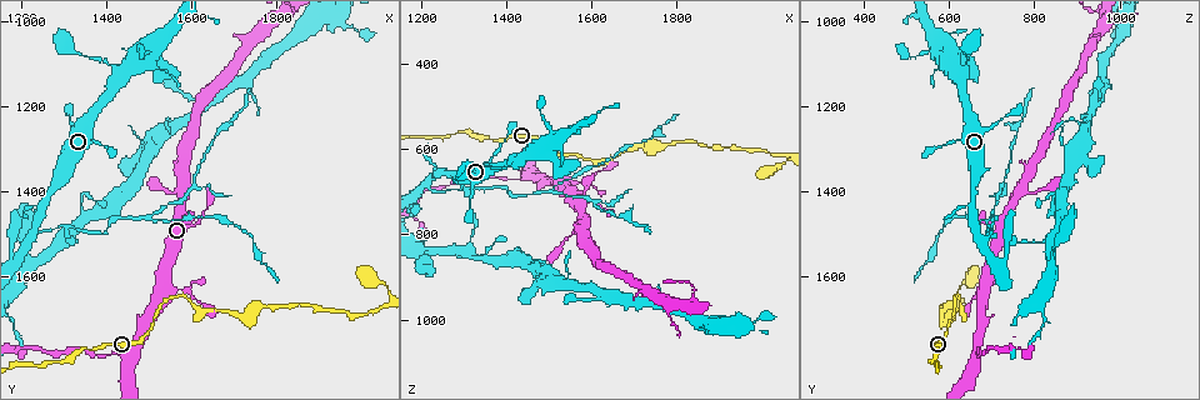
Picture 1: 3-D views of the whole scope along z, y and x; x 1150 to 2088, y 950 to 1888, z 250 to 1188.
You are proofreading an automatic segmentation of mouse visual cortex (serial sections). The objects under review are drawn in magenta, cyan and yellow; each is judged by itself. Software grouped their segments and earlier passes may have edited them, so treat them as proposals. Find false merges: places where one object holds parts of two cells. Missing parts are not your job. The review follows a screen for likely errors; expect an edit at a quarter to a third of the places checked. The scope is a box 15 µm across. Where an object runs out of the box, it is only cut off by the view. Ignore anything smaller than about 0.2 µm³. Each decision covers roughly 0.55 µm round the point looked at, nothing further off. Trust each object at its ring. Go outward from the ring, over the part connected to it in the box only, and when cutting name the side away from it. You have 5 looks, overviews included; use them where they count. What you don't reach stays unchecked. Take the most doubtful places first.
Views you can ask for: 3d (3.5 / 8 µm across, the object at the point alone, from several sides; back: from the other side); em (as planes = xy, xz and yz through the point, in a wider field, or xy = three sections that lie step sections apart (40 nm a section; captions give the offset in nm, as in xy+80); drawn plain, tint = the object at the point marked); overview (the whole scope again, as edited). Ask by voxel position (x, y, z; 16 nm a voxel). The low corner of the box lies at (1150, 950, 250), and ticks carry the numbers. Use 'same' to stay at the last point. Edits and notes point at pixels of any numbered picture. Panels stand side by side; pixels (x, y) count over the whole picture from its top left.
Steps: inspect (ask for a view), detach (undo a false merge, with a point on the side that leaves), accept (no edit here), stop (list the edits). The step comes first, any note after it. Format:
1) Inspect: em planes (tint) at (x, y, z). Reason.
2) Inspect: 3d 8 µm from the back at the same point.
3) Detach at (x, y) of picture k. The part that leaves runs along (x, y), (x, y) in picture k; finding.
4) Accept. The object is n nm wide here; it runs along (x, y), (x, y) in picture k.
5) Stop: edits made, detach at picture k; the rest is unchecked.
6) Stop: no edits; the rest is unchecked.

Inspect: 3d 8 µm from the back at (1455, 1785, 670). Branch point.

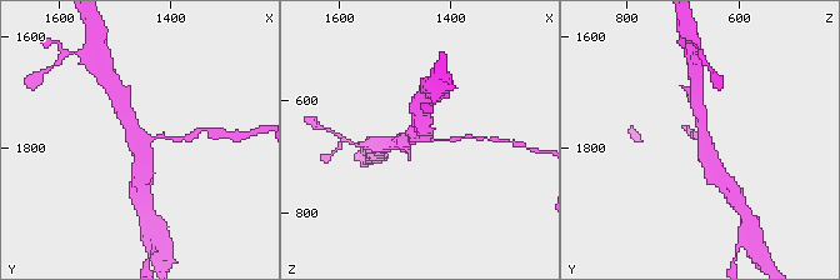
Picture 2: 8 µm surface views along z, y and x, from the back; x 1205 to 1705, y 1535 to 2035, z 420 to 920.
Inspect: 3d 3.5 µm at (1450, 1780, 660).

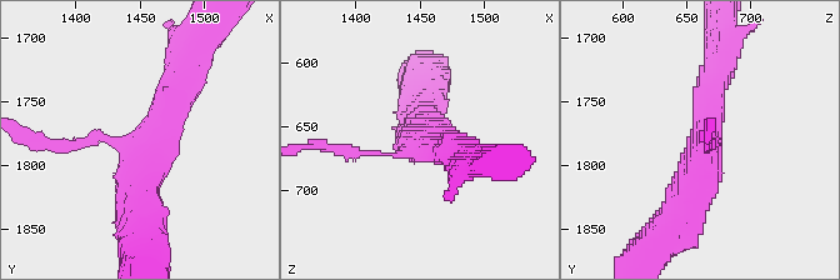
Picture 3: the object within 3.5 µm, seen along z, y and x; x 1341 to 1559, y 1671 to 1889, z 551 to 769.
Detach at (346, 151) of picture 3. 3 arms meet here; the part that leaves runs along (386, 154), (356, 154), (314, 144) in picture 3; a second cell is stuck on.

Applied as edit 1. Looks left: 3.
Inspect: 3d 3.5 µm at (1425, 1130, 625).

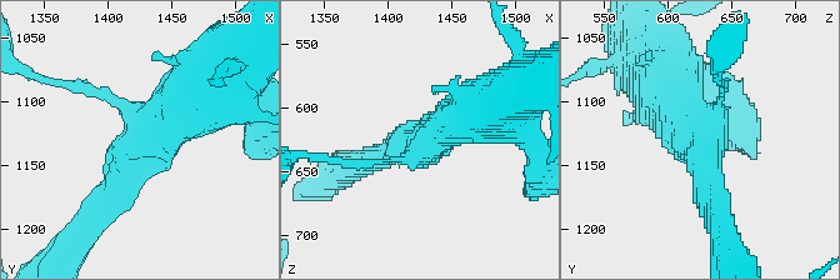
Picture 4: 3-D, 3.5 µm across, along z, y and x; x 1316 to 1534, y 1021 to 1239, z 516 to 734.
Inspect: em xy step 1 (tint) at (1430, 1132, 628). 3 arms meet here; the arms are 100, 350, 600 nm wide; need the tissue.

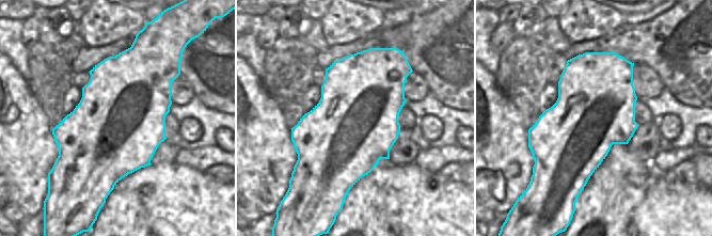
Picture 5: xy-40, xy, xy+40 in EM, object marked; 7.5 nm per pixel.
Accept. The object is 650 nm wide here; it runs along (100, 210), (128, 160), (204, 84) in picture 4; one cell here.

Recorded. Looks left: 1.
Stop: edits made, detach at picture 3; the rest is unchecked.

